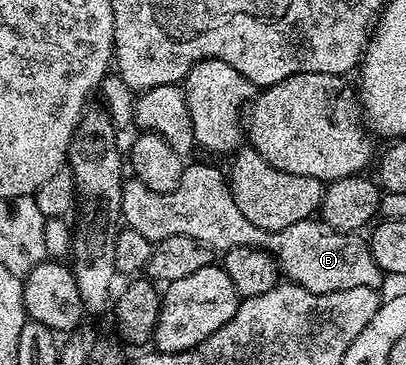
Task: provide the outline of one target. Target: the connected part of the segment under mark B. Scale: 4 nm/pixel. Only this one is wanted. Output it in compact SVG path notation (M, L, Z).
M190 164L183 167L180 182L170 192L148 190L144 182L127 179L122 186L122 214L125 227L144 234L152 242L169 236L196 238L215 253L224 254L233 248L262 248L278 263L279 273L289 283L316 294L336 290L352 290L356 286L381 289L384 273L376 266L372 250L361 235L349 232L331 232L321 219L292 222L284 230L265 232L248 222L232 198L228 176L214 164Z

